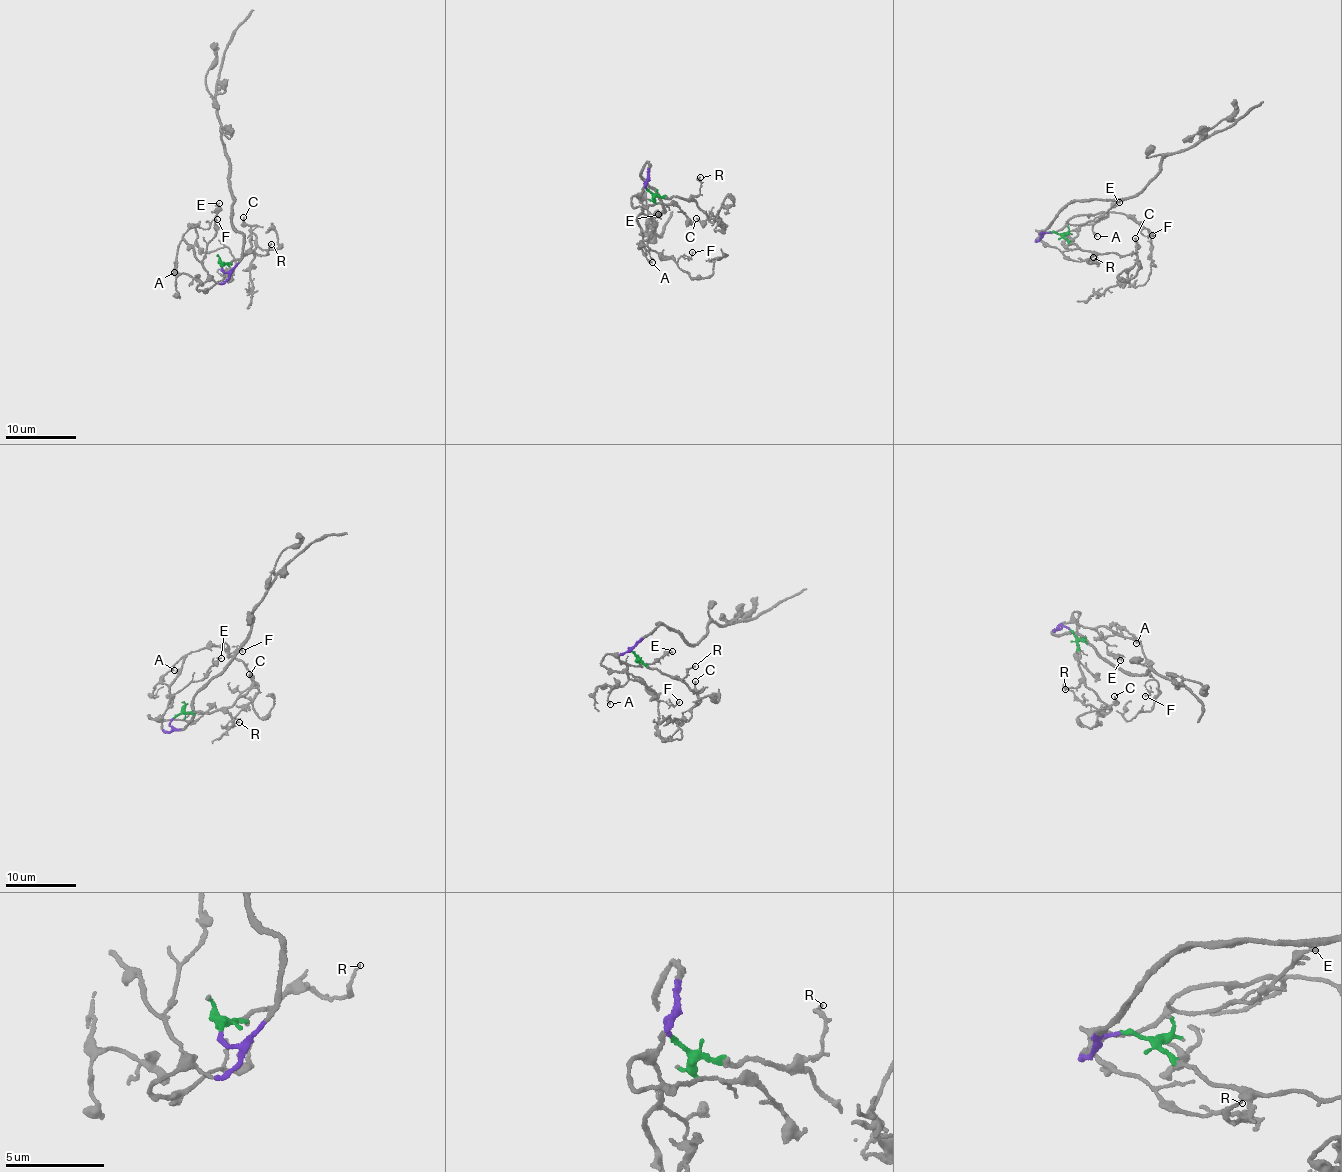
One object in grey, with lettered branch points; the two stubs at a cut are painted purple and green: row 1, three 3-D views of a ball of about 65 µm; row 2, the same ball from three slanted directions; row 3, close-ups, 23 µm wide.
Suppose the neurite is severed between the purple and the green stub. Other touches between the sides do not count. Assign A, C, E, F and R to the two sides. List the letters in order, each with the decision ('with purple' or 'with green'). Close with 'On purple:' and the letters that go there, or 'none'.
A: with purple
C: with green
E: with purple
F: with purple
R: with green
On purple: A, E, F

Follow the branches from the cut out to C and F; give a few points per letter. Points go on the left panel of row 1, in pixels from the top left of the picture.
C: (222, 267), (243, 256), (249, 248), (251, 225), (243, 217)
F: (223, 268), (227, 278), (217, 282), (203, 270), (183, 239), (191, 227), (209, 228), (211, 223), (217, 220)

